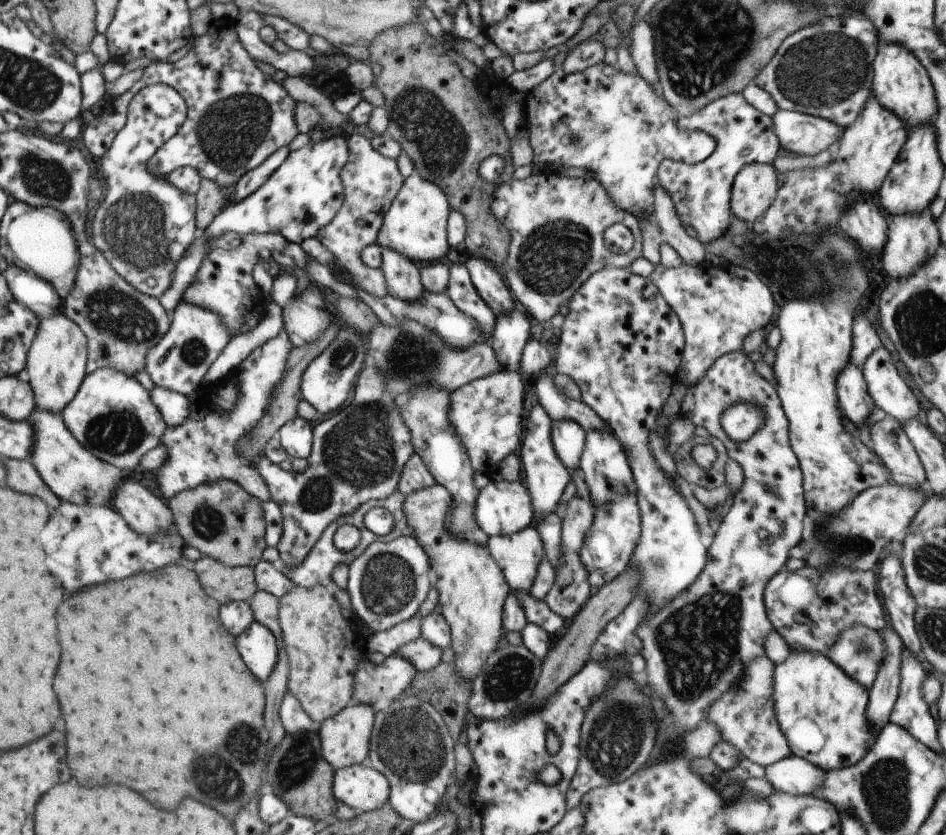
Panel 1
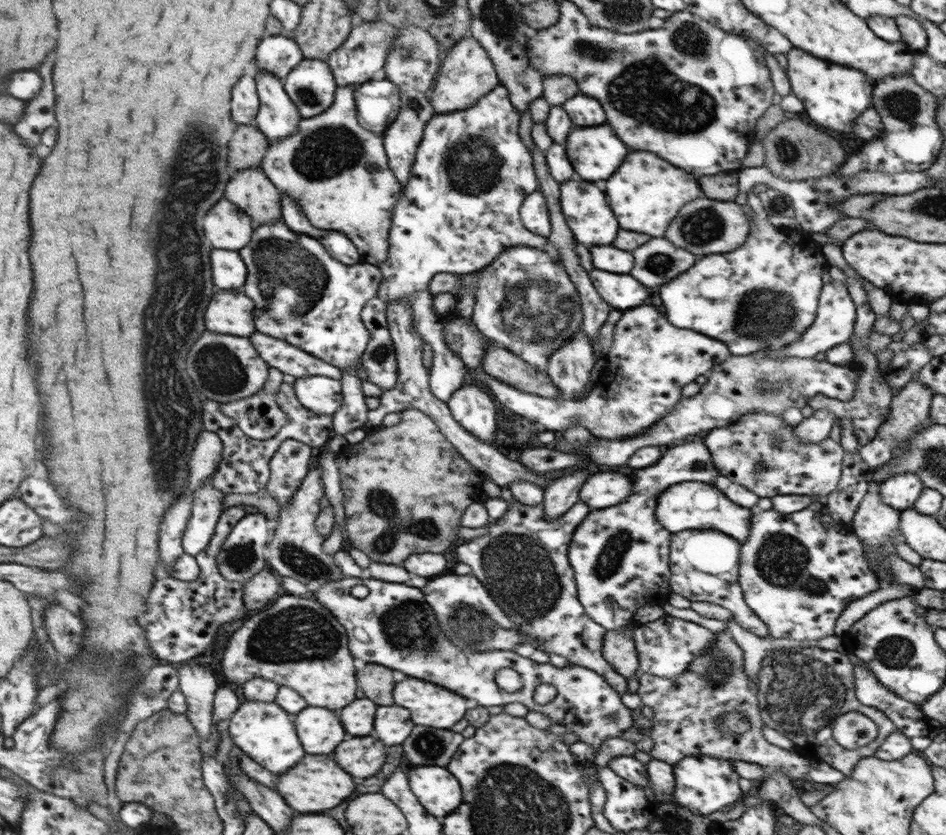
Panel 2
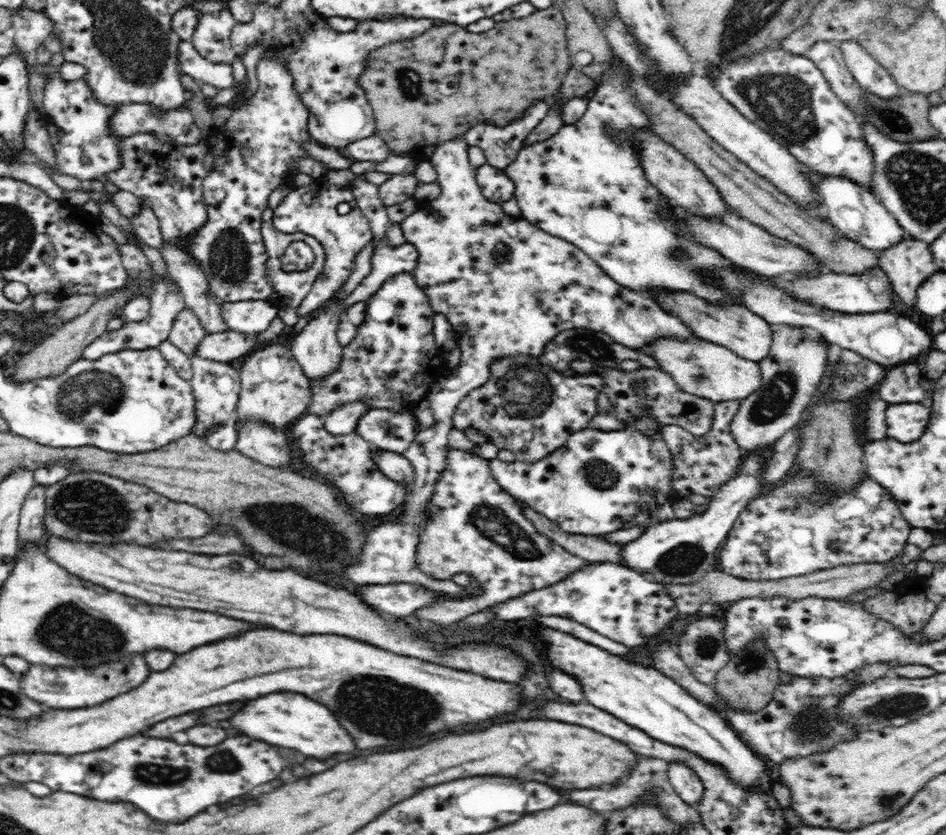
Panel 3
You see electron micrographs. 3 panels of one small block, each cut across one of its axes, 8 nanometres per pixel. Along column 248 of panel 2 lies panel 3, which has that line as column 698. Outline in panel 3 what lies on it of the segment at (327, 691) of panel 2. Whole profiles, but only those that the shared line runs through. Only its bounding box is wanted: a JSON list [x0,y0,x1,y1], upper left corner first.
[676,615,732,685]

